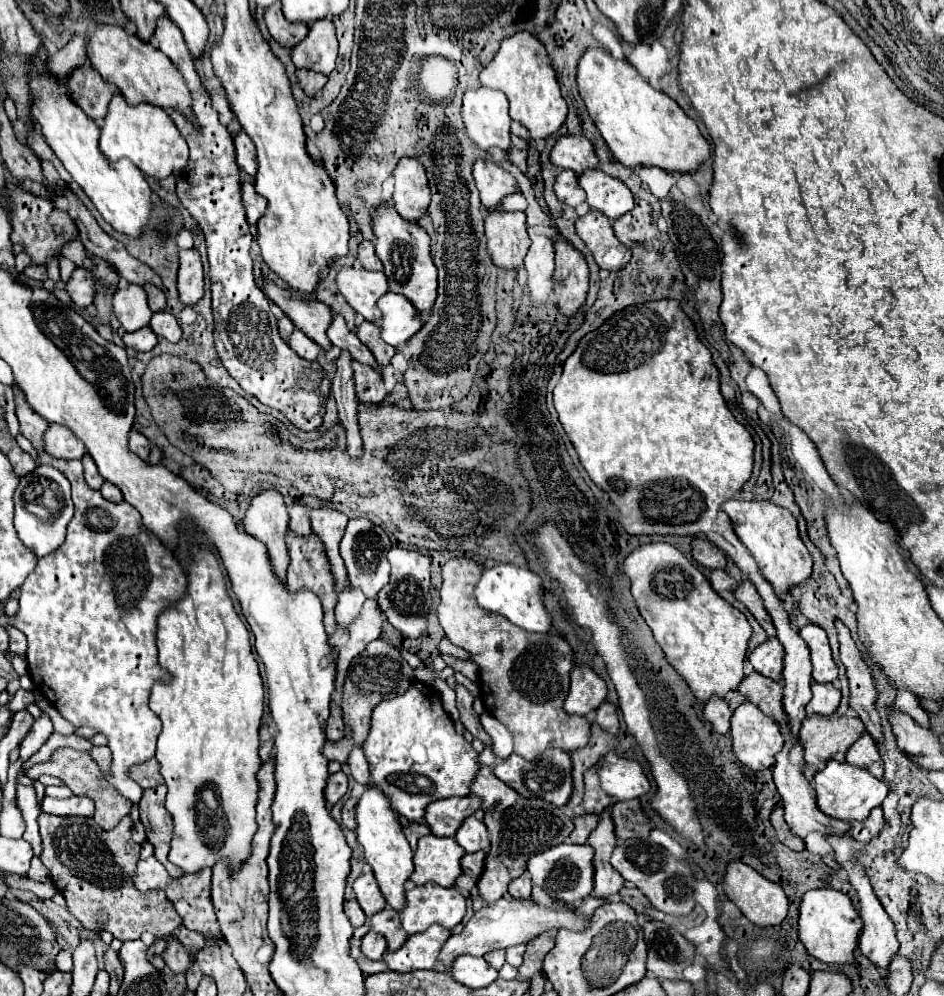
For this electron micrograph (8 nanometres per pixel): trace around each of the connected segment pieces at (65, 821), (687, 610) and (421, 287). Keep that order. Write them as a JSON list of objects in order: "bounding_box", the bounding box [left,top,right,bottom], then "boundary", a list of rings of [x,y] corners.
[{"bounding_box":[38,813,182,941],"boundary":[[[48,813],[38,815],[38,825],[44,847],[40,859],[48,867],[56,889],[64,895],[68,909],[84,929],[98,929],[98,911],[108,911],[104,929],[122,941],[138,939],[142,931],[150,931],[156,937],[170,937],[182,925],[180,915],[164,891],[150,889],[142,893],[134,889],[132,875],[140,859],[140,845],[132,839],[130,815],[110,831],[104,831],[90,817],[56,817]]]},{"bounding_box":[624,543,752,703],"boundary":[[[668,543],[640,545],[624,561],[624,573],[632,581],[632,595],[640,615],[652,629],[666,661],[688,683],[694,697],[706,703],[712,695],[726,697],[728,691],[736,689],[744,679],[742,667],[752,637],[746,615],[722,599],[702,571]]]},{"bounding_box":[372,203,436,315],"boundary":[[[380,203],[372,209],[372,231],[376,235],[376,255],[384,263],[384,273],[388,277],[390,291],[396,291],[408,297],[422,315],[430,313],[436,299],[436,265],[430,255],[430,237],[428,233],[412,221],[406,221],[390,203]]]}]

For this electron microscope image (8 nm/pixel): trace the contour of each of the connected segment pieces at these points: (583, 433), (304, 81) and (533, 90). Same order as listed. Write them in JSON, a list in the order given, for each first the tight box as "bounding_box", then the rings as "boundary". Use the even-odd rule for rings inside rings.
[{"bounding_box":[554,299,812,735],"boundary":[[[660,299],[630,305],[582,337],[576,351],[564,361],[564,373],[554,387],[554,407],[582,467],[620,509],[620,521],[630,535],[704,535],[754,583],[778,631],[776,637],[786,649],[782,673],[784,709],[790,717],[792,733],[798,735],[800,721],[806,717],[806,703],[812,699],[810,649],[798,631],[792,629],[782,599],[774,593],[774,587],[766,583],[752,555],[736,537],[730,517],[722,509],[722,503],[732,499],[752,475],[754,441],[746,427],[740,425],[726,407],[720,393],[718,367],[708,347],[698,339],[696,327],[682,311],[680,303],[676,299]]]},{"bounding_box":[296,69,328,97],"boundary":[[[298,69],[296,71],[296,77],[300,81],[300,87],[304,89],[304,93],[308,97],[314,97],[322,91],[322,87],[326,85],[328,77],[322,75],[322,73],[316,73],[316,71],[310,71],[310,69]]]},{"bounding_box":[480,31,568,139],"boundary":[[[528,31],[516,33],[510,39],[502,41],[502,47],[492,63],[480,73],[480,83],[484,87],[500,89],[506,93],[510,101],[510,117],[522,123],[530,131],[532,139],[546,139],[548,135],[556,133],[566,121],[568,107],[564,97],[560,95],[552,59],[540,39]]]}]

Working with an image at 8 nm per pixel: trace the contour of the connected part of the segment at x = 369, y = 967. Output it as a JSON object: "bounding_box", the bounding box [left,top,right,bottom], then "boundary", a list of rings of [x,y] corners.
{"bounding_box":[352,945,386,975],"boundary":[[[352,945],[352,957],[356,959],[356,963],[360,965],[360,969],[366,973],[366,975],[374,975],[374,973],[380,973],[380,971],[386,971],[386,963],[380,959],[380,961],[370,961],[362,955],[360,947],[358,945]]]}

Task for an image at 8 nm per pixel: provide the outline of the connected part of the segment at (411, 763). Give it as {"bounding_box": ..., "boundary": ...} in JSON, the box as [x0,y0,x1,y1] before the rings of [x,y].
{"bounding_box":[364,683,478,821],"boundary":[[[412,683],[410,689],[390,701],[382,701],[372,713],[372,727],[364,743],[374,785],[390,799],[394,813],[408,821],[420,821],[432,801],[464,797],[476,777],[478,753],[456,733],[442,707],[440,693],[432,685]]]}

